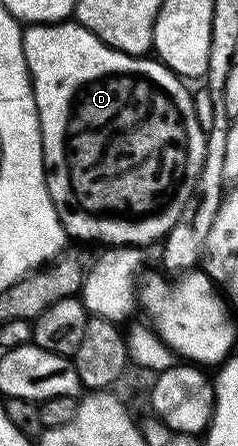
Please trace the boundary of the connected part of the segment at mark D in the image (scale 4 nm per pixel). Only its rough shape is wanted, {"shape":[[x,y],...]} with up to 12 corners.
{"shape":[[77,22],[22,49],[59,209],[150,212],[194,98]]}

